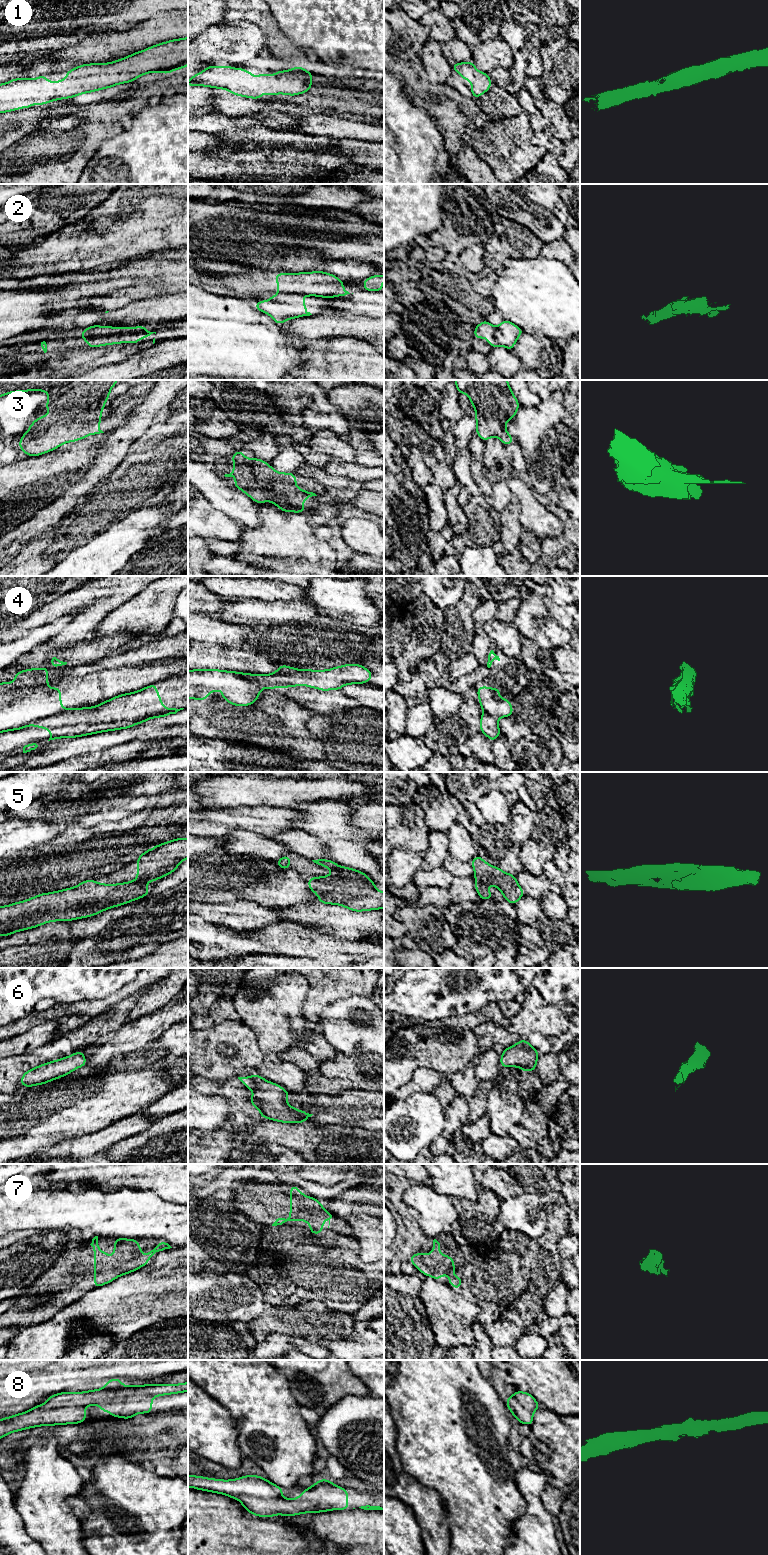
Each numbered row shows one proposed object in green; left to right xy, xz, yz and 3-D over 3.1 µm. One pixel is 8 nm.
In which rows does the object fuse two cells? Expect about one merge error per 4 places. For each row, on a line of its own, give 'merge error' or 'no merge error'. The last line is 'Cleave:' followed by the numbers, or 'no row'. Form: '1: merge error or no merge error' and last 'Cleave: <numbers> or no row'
1: no merge error
2: merge error
3: no merge error
4: merge error
5: no merge error
6: no merge error
7: no merge error
8: no merge error
Cleave: 2, 4

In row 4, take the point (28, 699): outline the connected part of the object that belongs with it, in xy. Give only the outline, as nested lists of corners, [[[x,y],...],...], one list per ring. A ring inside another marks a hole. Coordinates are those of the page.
[[[48,668],[15,672],[12,683],[0,683],[0,733],[21,730],[39,719],[75,710],[62,708],[60,687],[47,687]]]

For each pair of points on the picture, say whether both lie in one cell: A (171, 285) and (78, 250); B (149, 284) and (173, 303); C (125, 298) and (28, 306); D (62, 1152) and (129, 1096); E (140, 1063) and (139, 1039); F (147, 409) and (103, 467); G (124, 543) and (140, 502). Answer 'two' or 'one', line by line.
A: two
B: two
C: two
D: two
E: two
F: one
G: two

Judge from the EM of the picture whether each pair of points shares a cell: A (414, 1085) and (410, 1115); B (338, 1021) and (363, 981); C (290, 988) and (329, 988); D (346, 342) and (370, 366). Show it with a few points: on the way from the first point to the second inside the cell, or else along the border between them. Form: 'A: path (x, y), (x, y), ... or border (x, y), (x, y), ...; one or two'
A: border (431, 1092), (415, 1091), (405, 1098); two
B: border (369, 997), (351, 994), (336, 999), (333, 1002); two
C: border (307, 978), (308, 994), (303, 1011); two
D: path (352, 348), (364, 360); one

